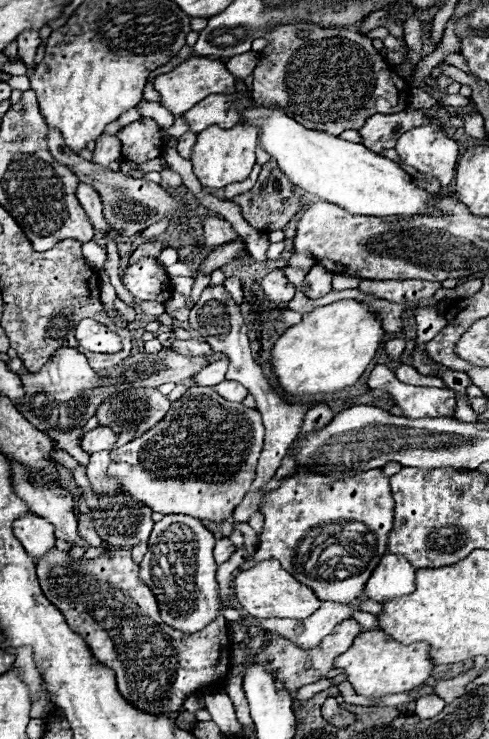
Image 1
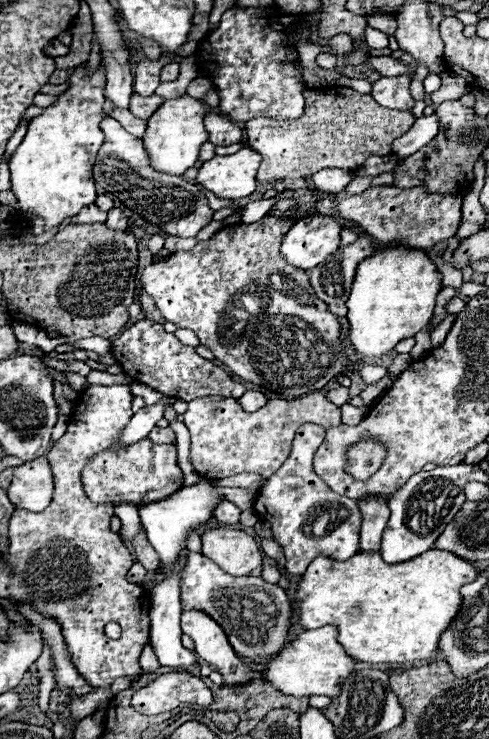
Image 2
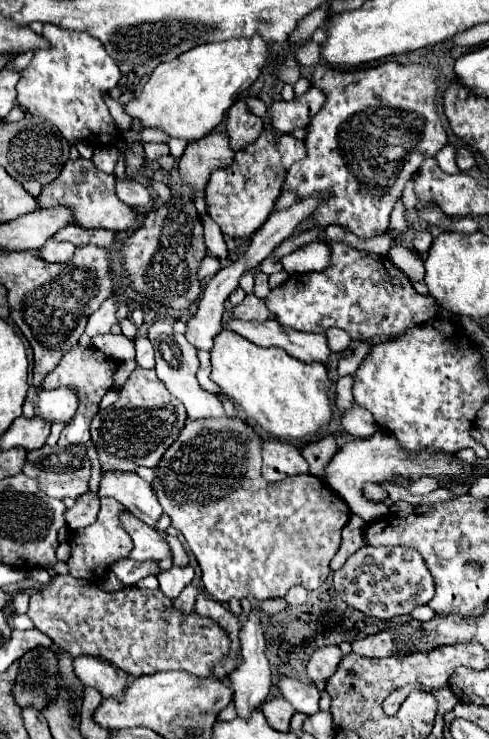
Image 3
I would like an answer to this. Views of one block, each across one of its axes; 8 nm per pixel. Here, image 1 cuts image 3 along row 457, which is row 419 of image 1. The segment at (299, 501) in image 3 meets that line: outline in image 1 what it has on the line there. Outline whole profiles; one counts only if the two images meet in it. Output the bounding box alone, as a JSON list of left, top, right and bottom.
[108,386,264,524]

